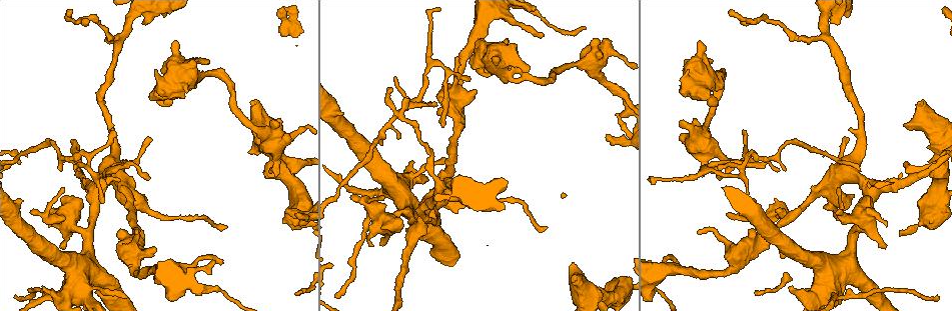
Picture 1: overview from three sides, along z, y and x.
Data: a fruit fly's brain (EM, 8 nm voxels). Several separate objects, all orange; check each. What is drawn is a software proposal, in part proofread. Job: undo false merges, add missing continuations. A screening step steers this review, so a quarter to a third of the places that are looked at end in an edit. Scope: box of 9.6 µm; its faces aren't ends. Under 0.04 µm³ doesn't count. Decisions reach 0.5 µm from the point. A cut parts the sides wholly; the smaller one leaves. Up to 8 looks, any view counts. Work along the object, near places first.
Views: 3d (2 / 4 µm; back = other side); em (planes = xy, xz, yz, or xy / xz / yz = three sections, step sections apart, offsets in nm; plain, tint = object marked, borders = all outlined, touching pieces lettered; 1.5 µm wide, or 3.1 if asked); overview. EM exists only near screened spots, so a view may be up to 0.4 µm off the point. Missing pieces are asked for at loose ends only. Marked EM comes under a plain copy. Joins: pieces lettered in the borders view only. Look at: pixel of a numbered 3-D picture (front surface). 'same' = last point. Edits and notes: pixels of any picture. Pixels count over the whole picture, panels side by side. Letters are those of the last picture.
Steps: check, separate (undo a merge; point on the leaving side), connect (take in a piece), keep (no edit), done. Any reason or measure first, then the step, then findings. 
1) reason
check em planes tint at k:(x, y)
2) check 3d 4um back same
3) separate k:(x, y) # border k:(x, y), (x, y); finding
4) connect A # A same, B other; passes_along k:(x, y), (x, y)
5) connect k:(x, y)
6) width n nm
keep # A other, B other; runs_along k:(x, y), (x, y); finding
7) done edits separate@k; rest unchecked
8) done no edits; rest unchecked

an open end
check 3d 2um at 1:(253, 100)

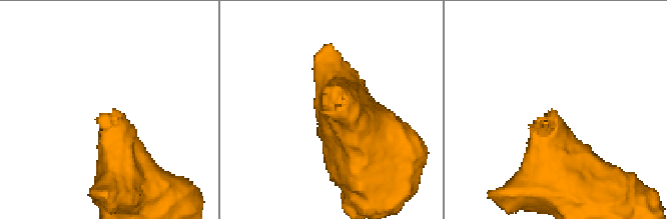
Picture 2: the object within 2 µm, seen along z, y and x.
now the EM
check em xy step 8 tint at 2:(554, 117)

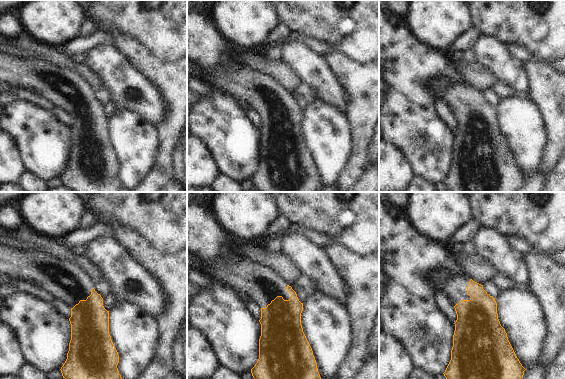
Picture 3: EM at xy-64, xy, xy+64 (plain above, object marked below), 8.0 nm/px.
another direction
check em planes borders same

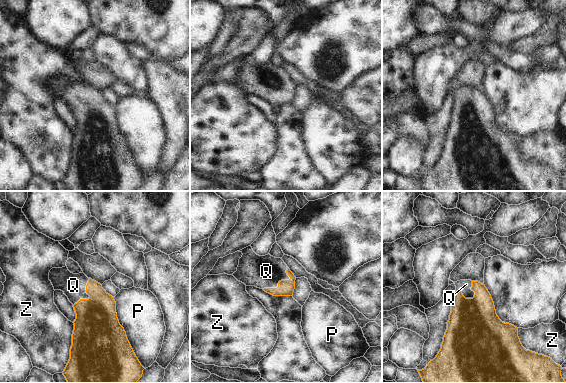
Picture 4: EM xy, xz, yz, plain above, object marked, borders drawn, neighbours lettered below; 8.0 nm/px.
connect Q # P other, Q same, Z other; passes_along 4:(473, 328), (469, 298), (466, 284); the neuron continues

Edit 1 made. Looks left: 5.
calibre changes
check 3d 4um at 1:(834, 295)

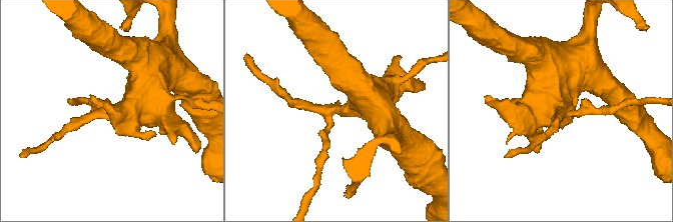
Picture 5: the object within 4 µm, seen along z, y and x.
check em planes borders at 5:(105, 114)

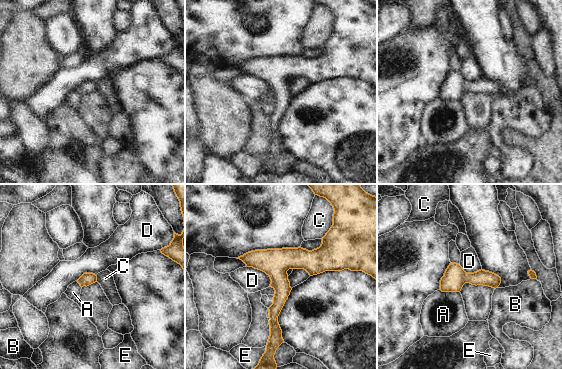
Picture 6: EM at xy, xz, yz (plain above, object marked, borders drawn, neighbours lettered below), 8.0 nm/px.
keep # A other, B other, C other, D other, E other; runs_along 6:(325, 240), (280, 272), (276, 340); continuous, no second neuron

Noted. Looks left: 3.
an open end
check em xz step 8 tint at 1:(469, 80)

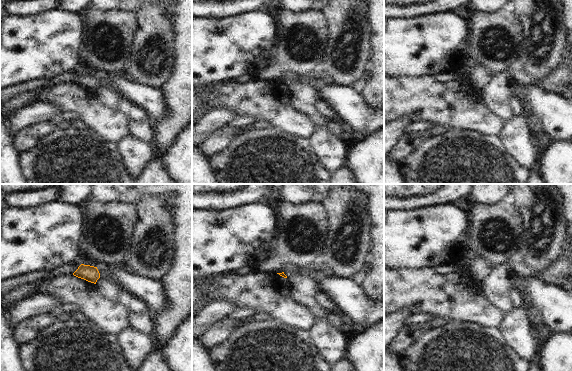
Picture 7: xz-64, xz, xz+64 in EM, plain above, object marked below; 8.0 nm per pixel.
cut it another way
check em planes borders same

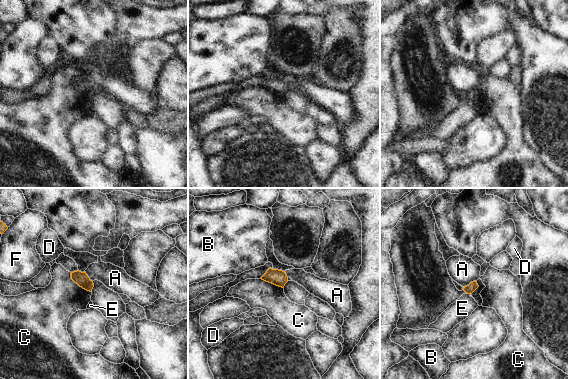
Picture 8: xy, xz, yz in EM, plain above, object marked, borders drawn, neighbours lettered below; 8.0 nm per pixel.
width 80 nm
keep # A other, B other, C other, D other, E other, F other; border 8:(476, 280), (463, 287); no lettered piece goes on from it

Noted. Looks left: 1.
done edits connect@4; rest unchecked

